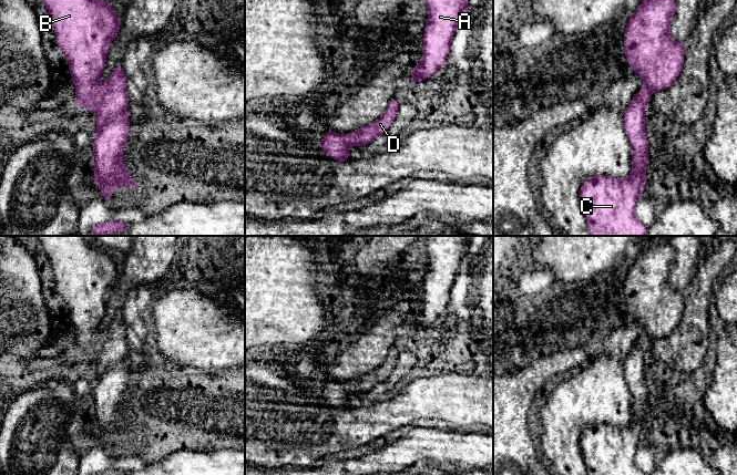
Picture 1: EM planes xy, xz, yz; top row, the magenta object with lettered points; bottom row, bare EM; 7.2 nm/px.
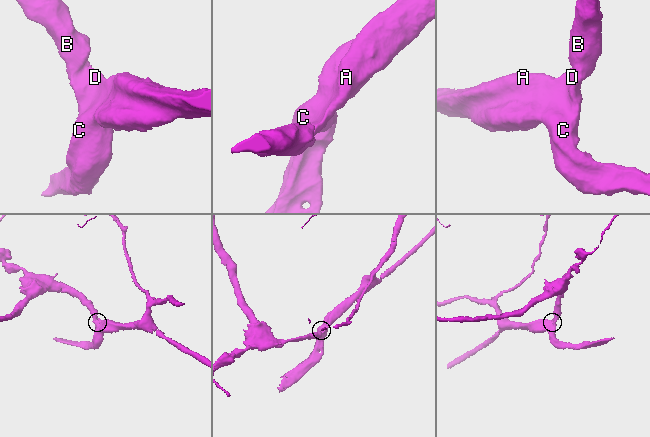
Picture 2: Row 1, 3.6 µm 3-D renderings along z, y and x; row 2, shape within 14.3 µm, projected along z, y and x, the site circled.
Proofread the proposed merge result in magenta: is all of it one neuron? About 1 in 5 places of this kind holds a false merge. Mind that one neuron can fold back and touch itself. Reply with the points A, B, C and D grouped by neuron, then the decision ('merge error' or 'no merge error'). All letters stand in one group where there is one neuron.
A B C D | no merge error

